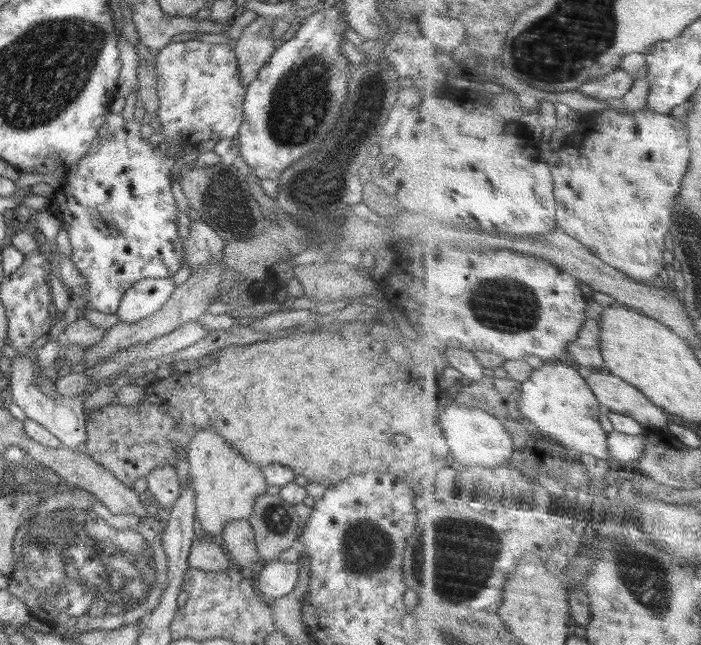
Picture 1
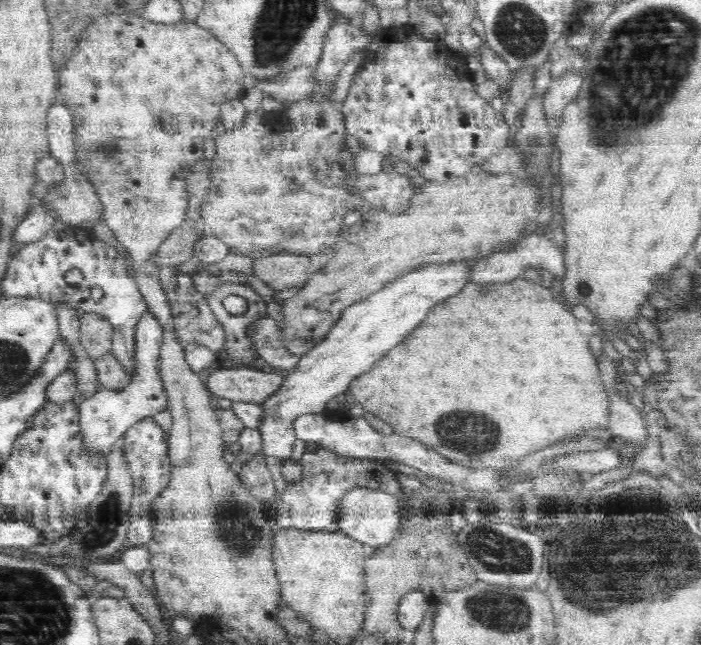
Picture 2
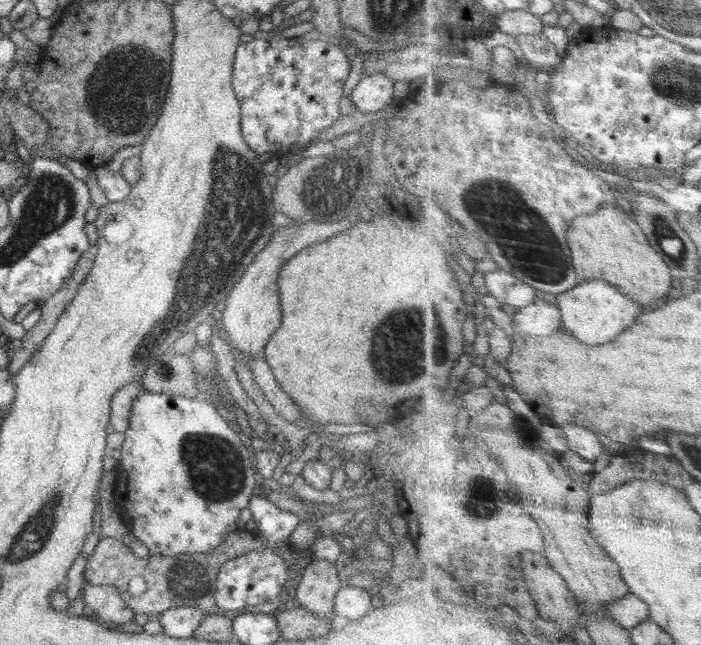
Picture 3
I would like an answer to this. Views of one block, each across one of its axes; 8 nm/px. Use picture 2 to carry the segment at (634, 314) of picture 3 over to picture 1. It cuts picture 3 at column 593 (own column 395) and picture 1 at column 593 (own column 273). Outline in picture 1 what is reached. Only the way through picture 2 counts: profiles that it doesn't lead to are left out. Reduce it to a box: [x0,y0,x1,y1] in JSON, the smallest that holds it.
[520,362,608,459]

